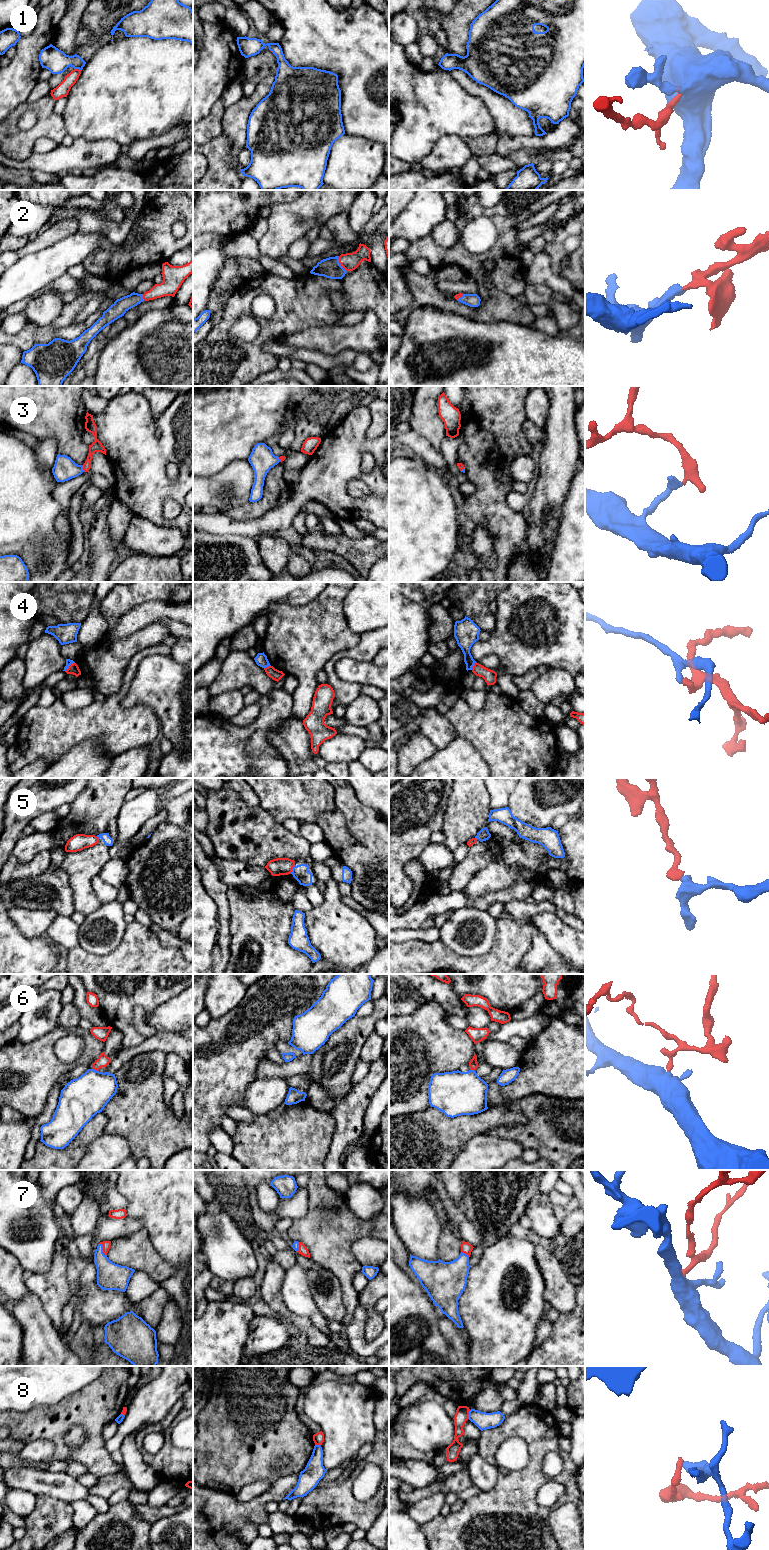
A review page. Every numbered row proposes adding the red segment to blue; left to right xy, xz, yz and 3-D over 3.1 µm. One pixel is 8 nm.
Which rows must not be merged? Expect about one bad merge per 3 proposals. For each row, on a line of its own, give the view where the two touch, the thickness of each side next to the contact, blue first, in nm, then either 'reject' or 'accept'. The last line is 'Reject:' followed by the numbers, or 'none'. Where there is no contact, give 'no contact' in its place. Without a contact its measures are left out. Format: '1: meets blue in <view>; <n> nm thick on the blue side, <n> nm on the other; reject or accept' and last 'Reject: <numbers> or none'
1: meets blue in xy; 190 nm thick on the blue side, 110 nm on the other; accept
2: meets blue in xz; 160 nm thick on the blue side, 140 nm on the other; accept
3: meets blue in xy; 180 nm thick on the blue side, 90 nm on the other; accept
4: meets blue in xy; 50 nm thick on the blue side, 80 nm on the other; reject
5: meets blue in xz; 130 nm thick on the blue side, 140 nm on the other; reject
6: meets blue in xy; 340 nm thick on the blue side, 90 nm on the other; accept
7: meets blue in xy; 220 nm thick on the blue side, 60 nm on the other; accept
8: meets blue in yz; 140 nm thick on the blue side, 110 nm on the other; reject
Reject: 4, 5, 8

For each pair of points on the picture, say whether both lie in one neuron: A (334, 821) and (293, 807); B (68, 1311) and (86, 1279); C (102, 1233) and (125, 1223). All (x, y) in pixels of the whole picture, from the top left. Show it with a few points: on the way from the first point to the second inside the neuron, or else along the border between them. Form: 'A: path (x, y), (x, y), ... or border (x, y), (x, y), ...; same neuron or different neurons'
A: border (335, 807), (324, 811), (315, 823); different neurons
B: border (73, 1295), (78, 1301); different neurons
C: path (108, 1230), (119, 1227); same neuron

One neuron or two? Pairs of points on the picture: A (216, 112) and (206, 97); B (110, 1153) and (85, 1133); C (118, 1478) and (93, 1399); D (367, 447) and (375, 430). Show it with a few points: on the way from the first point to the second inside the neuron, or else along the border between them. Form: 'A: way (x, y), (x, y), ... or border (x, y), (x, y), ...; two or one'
A: border (220, 99), (203, 118); two
B: border (104, 1133), (88, 1146), (80, 1159); two
C: border (119, 1470), (113, 1474), (99, 1477); two
D: border (371, 415), (371, 423), (366, 432), (368, 439); two

